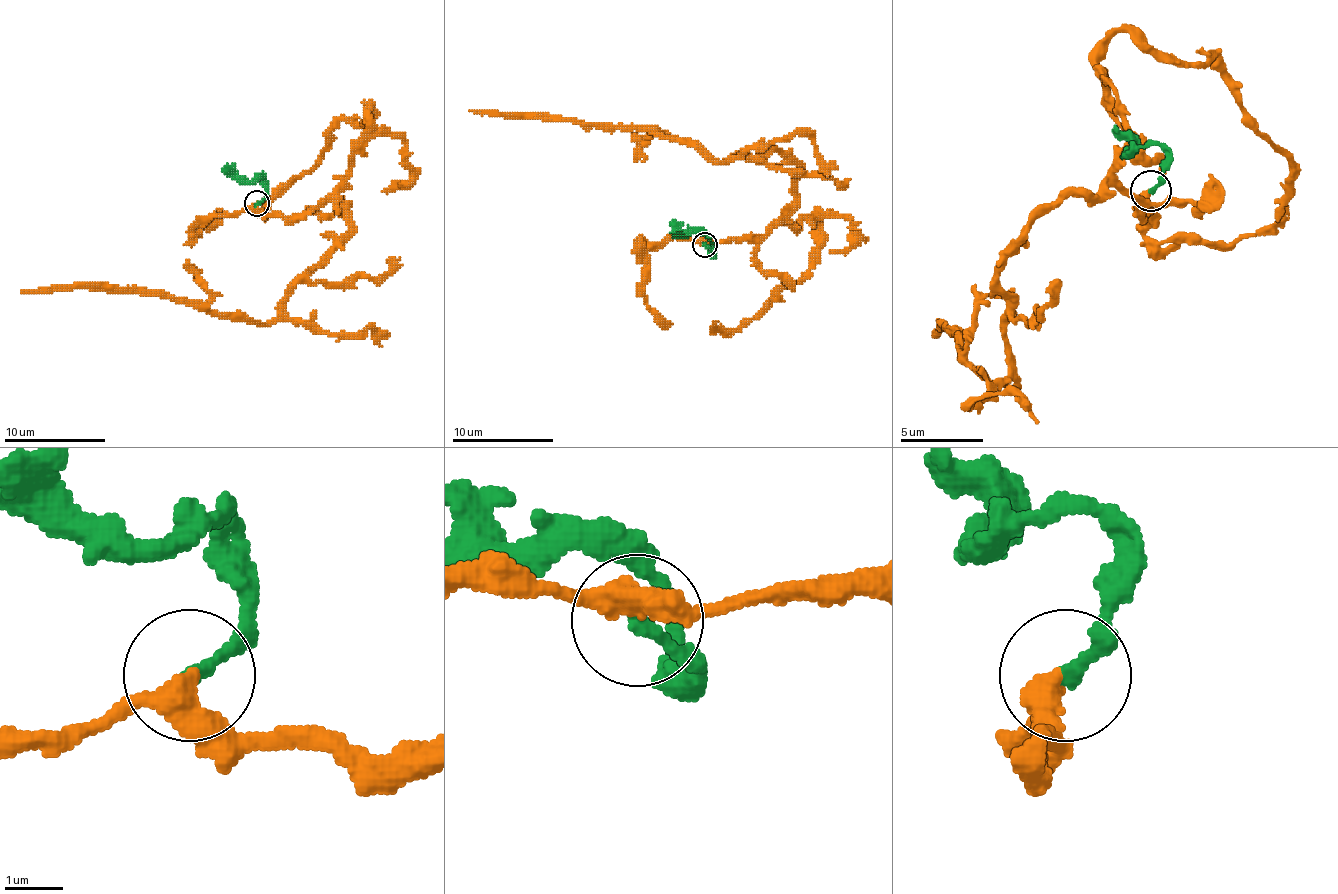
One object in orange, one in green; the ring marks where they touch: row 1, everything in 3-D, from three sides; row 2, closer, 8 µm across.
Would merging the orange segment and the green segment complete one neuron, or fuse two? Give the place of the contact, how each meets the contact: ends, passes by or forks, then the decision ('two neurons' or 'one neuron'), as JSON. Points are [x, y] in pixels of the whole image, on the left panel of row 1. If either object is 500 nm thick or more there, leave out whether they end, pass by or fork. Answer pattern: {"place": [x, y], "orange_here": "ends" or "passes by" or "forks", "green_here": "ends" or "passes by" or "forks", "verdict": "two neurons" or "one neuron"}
{"place": [257, 203], "orange_here": "passes by", "green_here": "ends", "verdict": "one neuron"}

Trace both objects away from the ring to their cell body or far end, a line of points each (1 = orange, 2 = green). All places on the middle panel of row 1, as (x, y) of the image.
1: (705, 245), (761, 237), (794, 199), (797, 166), (764, 151), (705, 159), (693, 146), (639, 128), (469, 110)
2: (705, 245), (713, 250), (710, 253), (703, 235), (688, 232), (672, 220)

